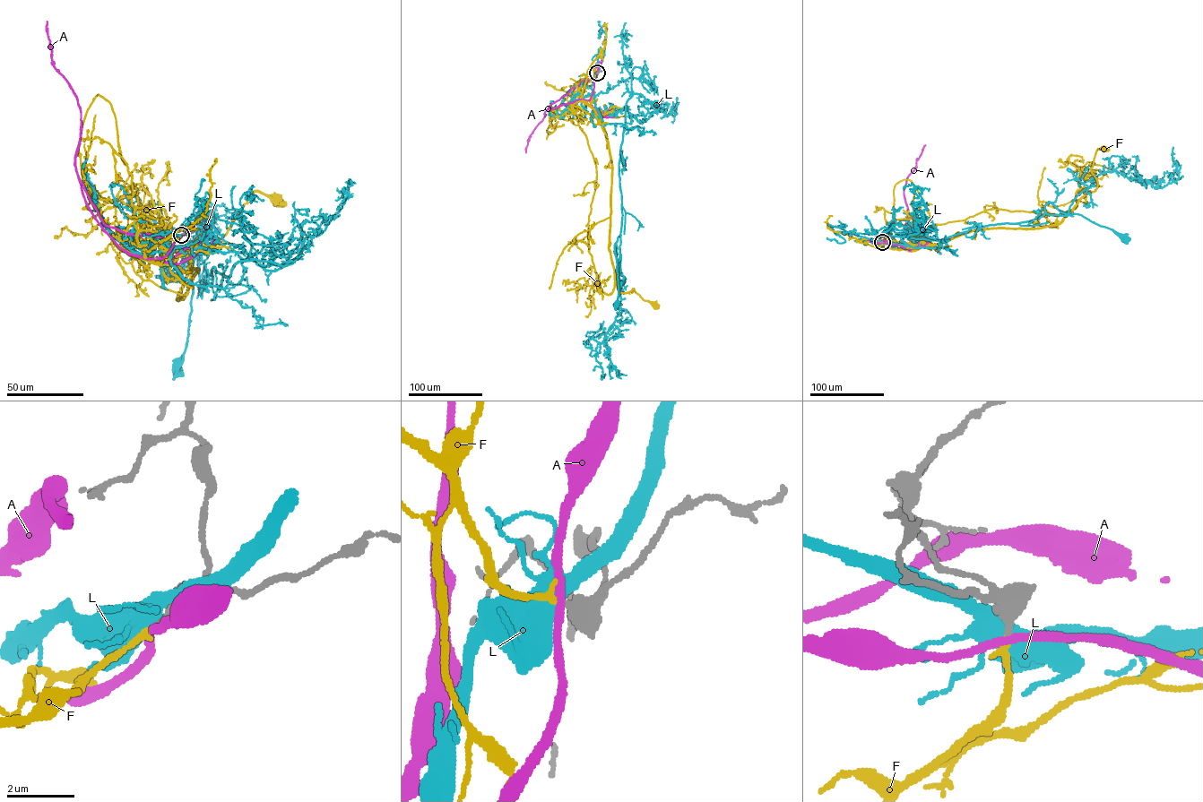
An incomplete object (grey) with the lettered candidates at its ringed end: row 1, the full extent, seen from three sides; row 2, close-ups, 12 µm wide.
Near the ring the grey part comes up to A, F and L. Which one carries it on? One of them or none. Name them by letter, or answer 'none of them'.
F

